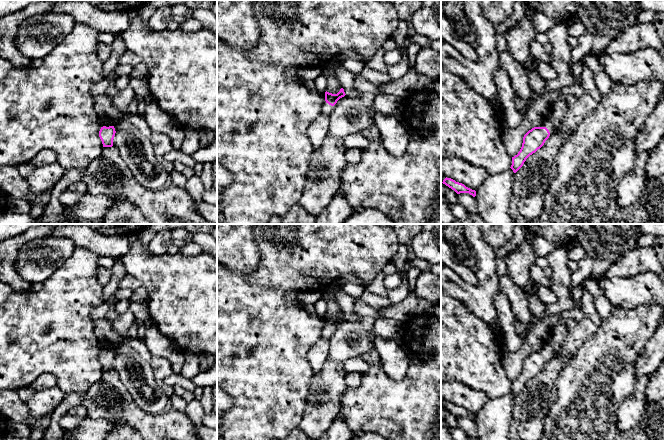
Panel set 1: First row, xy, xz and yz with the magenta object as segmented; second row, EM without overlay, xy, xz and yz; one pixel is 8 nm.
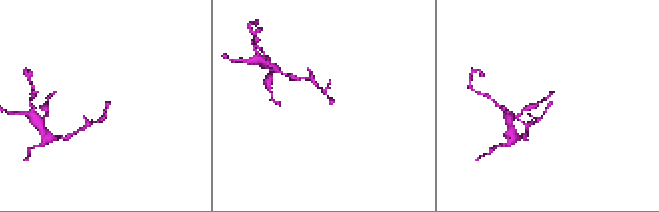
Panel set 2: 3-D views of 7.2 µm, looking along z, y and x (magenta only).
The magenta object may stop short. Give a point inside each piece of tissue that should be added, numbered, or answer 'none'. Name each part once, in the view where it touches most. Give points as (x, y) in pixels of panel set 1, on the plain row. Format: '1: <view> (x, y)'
1: yz (560, 332)

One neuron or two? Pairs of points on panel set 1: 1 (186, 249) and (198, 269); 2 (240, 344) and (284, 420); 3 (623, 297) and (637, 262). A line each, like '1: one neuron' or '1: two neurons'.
1: two neurons
2: one neuron
3: two neurons

